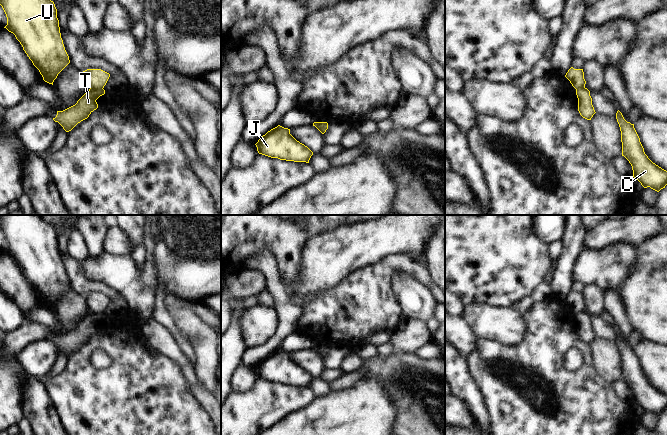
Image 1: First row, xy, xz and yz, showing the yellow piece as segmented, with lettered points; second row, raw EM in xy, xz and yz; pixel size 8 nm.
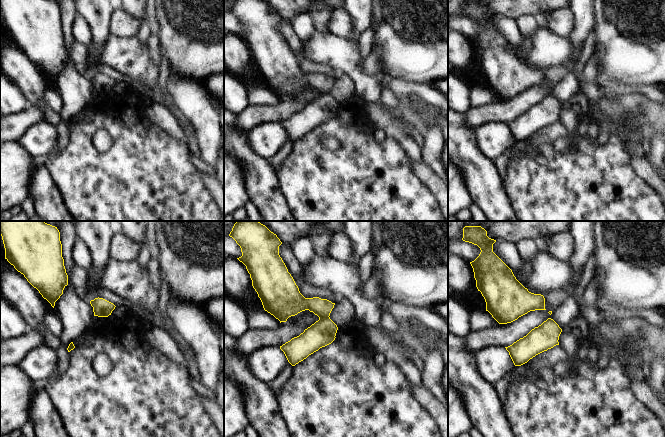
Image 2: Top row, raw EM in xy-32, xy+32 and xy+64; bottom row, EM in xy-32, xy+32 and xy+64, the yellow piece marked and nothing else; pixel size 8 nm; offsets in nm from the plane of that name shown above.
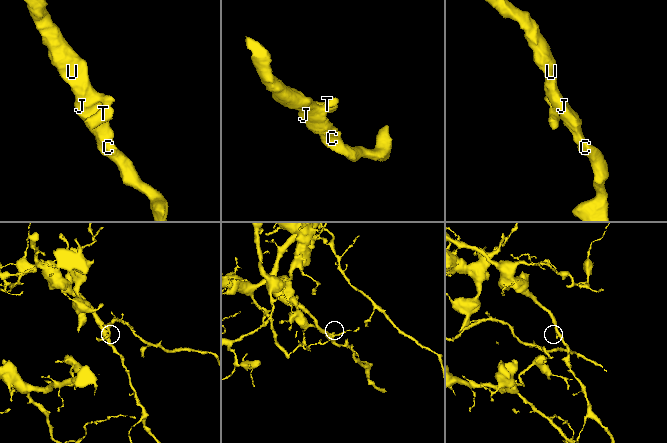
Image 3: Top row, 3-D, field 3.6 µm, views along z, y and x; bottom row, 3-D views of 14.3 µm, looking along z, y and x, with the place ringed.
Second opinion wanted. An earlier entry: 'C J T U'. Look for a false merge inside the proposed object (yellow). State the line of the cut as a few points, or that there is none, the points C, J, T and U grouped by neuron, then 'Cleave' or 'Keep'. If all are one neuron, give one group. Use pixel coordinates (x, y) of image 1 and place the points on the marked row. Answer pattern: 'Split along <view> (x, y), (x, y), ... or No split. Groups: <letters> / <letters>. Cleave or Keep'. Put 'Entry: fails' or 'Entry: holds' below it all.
Split along xy (102, 87), (90, 89). Groups: C J U / T. Cleave.
Entry: fails

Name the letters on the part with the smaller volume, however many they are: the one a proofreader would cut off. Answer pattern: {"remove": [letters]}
{"remove": ["T"]}

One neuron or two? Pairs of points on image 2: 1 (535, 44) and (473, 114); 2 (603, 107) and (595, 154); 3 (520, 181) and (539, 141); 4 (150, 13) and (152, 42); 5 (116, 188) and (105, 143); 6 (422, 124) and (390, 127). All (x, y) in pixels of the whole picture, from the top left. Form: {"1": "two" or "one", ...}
{"1": "two", "2": "two", "3": "one", "4": "one", "5": "two", "6": "two"}

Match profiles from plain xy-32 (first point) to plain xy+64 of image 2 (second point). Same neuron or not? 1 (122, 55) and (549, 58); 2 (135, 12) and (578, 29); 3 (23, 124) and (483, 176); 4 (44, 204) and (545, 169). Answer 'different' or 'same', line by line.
1: same
2: same
3: different
4: different

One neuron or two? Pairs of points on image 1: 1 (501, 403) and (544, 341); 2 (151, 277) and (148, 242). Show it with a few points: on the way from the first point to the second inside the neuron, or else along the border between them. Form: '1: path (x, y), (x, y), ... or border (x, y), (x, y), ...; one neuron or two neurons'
1: path (491, 377), (483, 368), (483, 359), (518, 355); one neuron
2: path (149, 268), (149, 251); one neuron

